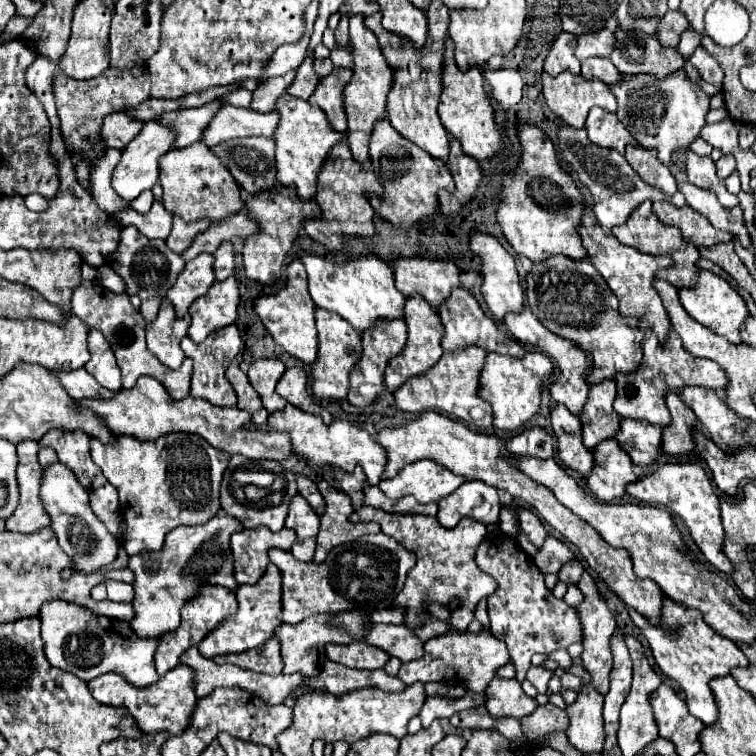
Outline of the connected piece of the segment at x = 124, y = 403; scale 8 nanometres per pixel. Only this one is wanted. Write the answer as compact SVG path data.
M151 377L137 379L135 387L119 389L113 399L93 399L93 401L77 401L79 409L93 411L113 433L119 435L133 435L141 441L153 441L165 433L173 431L187 431L201 435L209 445L229 453L229 455L245 455L249 459L273 459L273 461L287 461L291 453L289 437L285 433L275 431L257 431L245 429L243 425L249 423L249 413L237 407L217 407L205 399L181 399L175 401L169 397L167 389Z

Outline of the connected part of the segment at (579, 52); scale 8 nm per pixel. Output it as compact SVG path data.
M601 29L601 33L585 33L577 37L575 55L579 61L589 57L609 57L615 47L615 35L611 29Z

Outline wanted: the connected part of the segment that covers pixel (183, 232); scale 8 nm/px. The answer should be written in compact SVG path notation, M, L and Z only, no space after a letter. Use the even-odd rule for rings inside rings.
M173 217L173 229L171 229L169 237L165 239L165 243L175 253L183 253L191 245L193 237L197 233L205 231L209 225L211 225L211 221L191 221L191 223L187 223L187 221L181 221L181 217Z

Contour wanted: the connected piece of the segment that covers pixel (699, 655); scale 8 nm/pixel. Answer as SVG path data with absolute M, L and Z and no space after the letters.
M663 597L661 621L657 625L649 623L649 619L641 617L641 613L637 613L635 609L627 607L627 611L629 611L629 617L635 623L635 627L639 627L643 631L645 639L649 641L653 659L655 659L657 667L661 669L661 673L667 675L669 679L675 679L679 683L679 687L685 691L685 695L687 695L685 701L687 701L689 713L695 715L697 719L701 719L705 725L715 723L717 721L717 705L715 705L709 681L715 677L729 675L731 667L735 667L735 665L745 667L747 657L737 649L737 645L733 641L717 635L703 621L701 611L679 605L669 597Z

